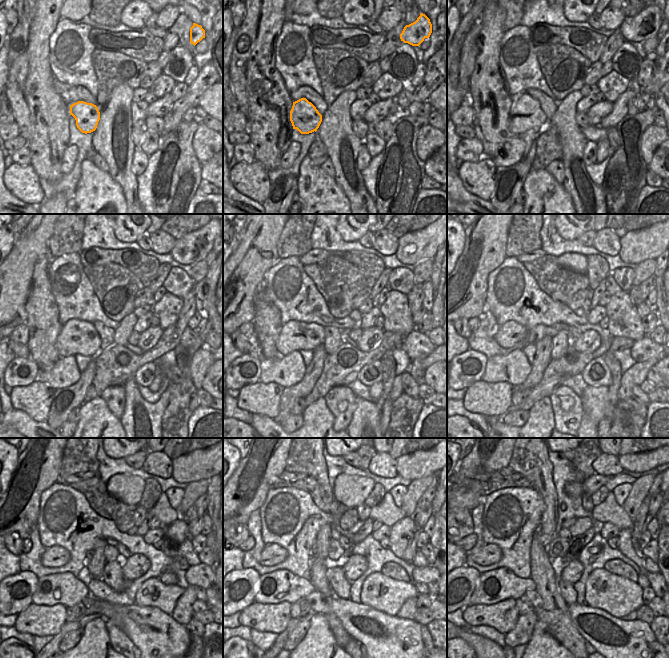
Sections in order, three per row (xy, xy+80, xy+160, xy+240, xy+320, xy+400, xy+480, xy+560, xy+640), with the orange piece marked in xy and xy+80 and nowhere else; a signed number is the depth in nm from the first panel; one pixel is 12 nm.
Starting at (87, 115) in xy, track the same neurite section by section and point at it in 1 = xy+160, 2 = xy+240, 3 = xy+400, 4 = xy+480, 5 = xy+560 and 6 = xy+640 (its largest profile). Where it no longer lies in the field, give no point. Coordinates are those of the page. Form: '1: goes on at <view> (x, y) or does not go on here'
1: goes on at xy+160 (526, 114)
2: goes on at xy+240 (76, 337)
3: goes on at xy+400 (507, 335)
4: goes on at xy+480 (56, 556)
5: goes on at xy+560 (271, 555)
6: goes on at xy+640 (487, 555)

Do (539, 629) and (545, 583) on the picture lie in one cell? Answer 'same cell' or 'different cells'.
different cells

